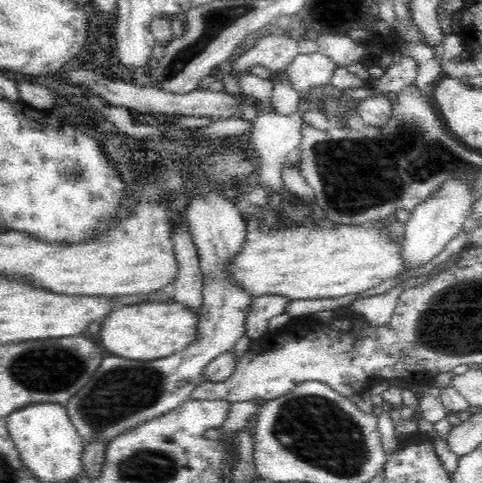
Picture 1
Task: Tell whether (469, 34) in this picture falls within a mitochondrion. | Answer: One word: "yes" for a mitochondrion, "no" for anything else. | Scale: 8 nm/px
no

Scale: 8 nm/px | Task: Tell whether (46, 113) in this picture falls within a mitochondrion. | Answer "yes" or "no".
no

